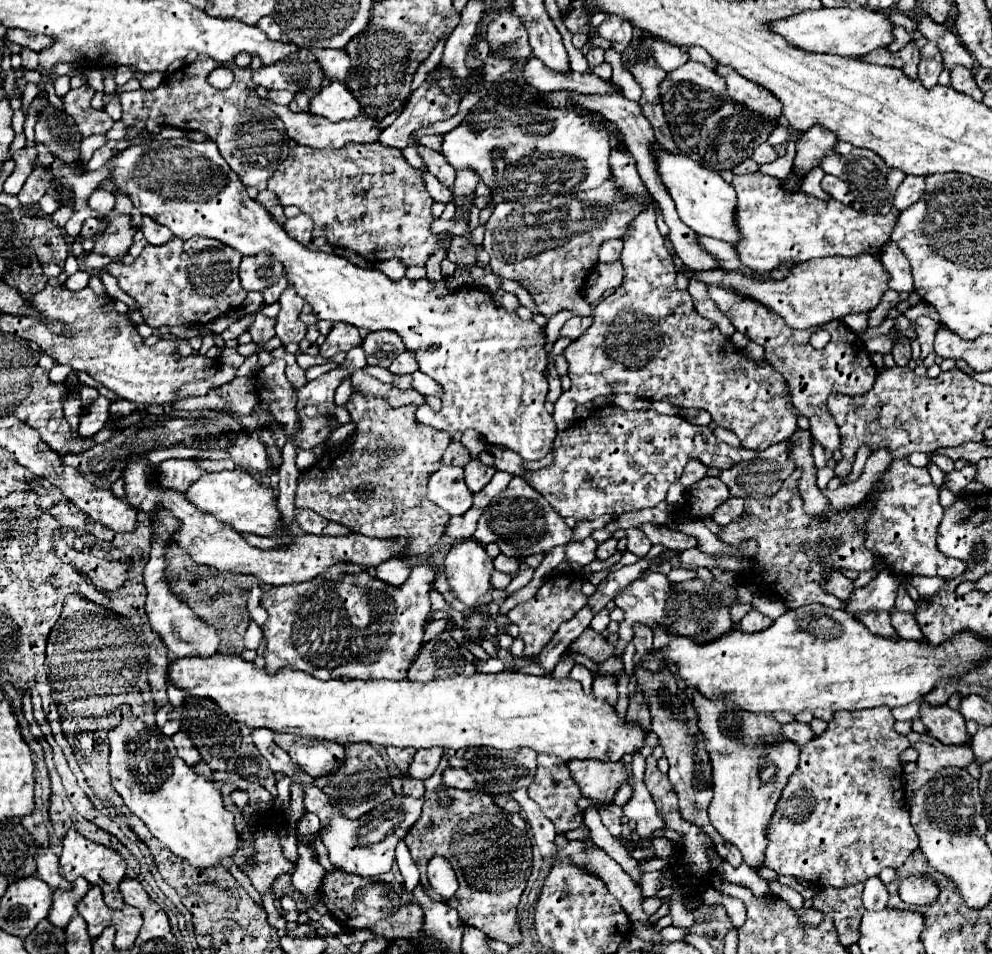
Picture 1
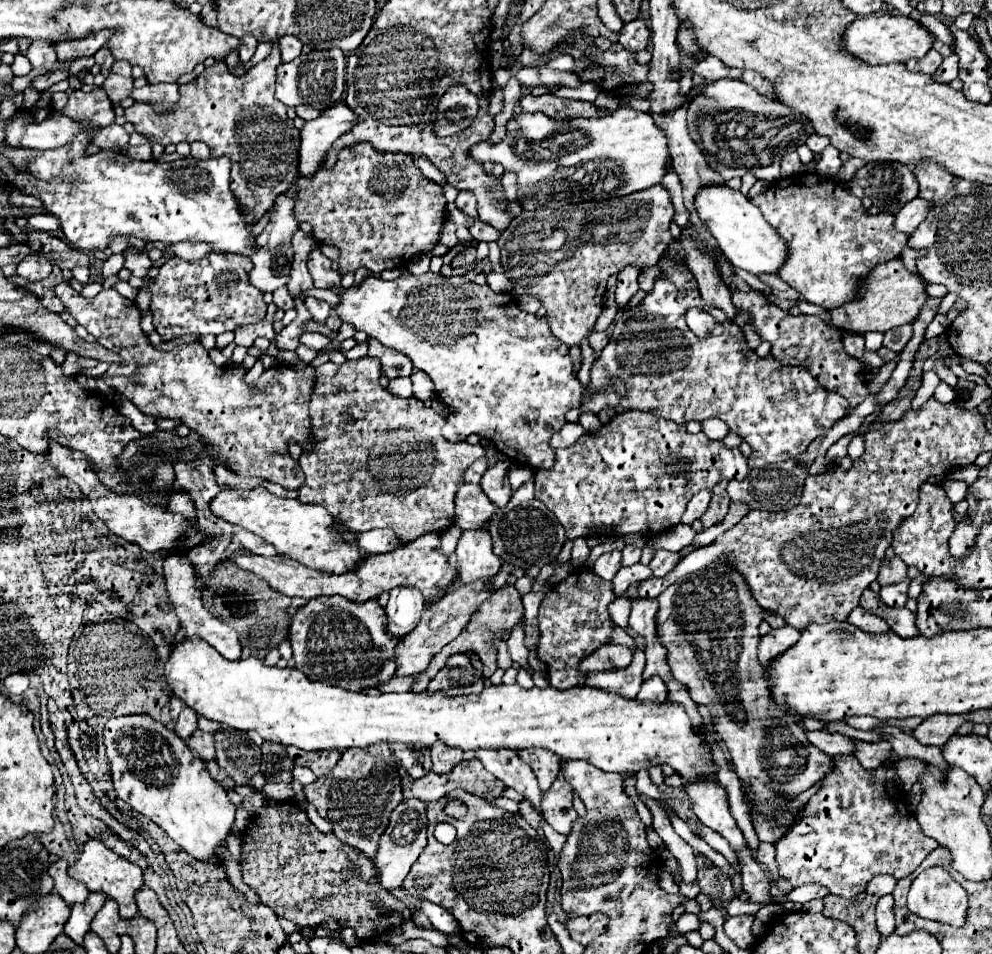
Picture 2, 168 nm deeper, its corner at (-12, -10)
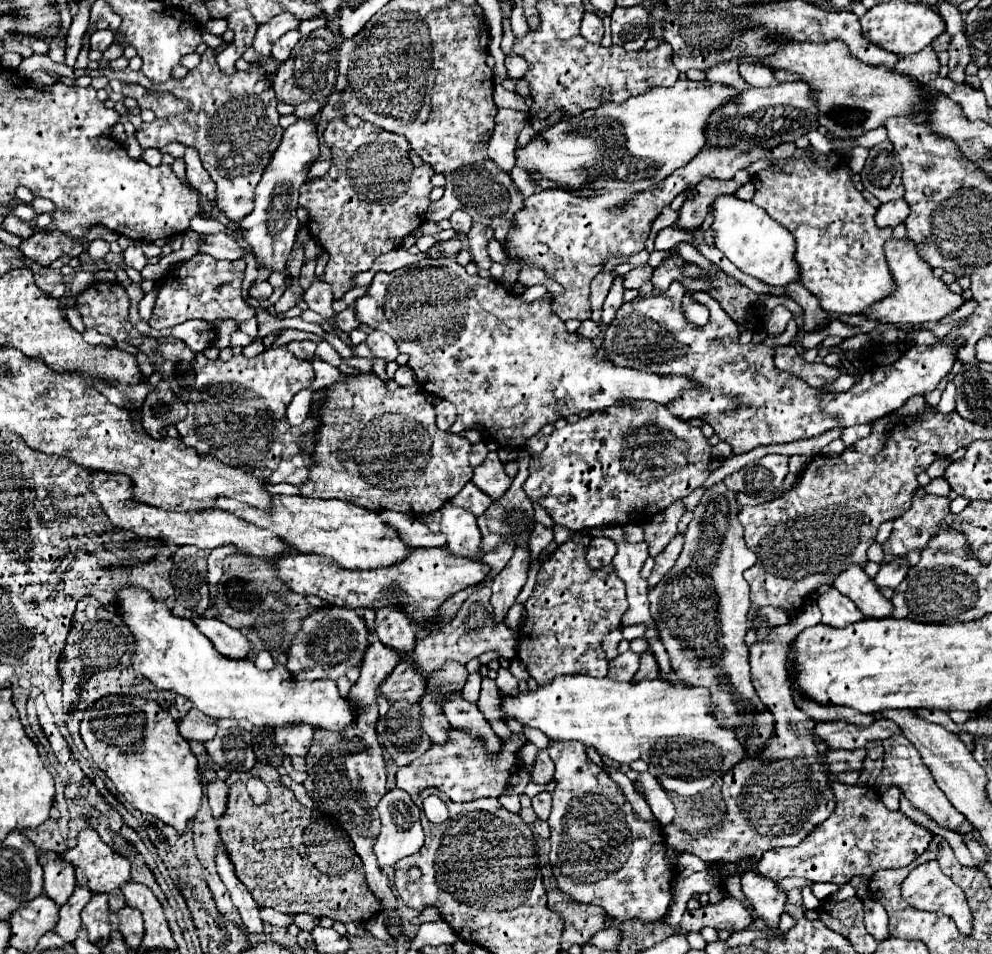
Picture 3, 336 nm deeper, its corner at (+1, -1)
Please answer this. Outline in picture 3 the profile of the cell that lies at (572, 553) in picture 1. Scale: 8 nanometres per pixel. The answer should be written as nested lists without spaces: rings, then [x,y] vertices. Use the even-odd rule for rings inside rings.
[[[594,537],[590,547],[588,547],[588,563],[594,567],[594,569],[600,569],[600,567],[606,567],[612,563],[616,555],[616,543],[606,539],[606,537]]]

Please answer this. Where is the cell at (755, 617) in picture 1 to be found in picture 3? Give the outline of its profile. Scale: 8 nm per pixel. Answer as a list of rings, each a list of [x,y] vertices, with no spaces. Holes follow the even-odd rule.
[[[812,597],[802,609],[798,621],[776,627],[774,633],[770,633],[770,641],[760,641],[750,647],[752,685],[766,709],[774,715],[774,733],[764,743],[760,755],[746,757],[722,777],[722,799],[726,801],[726,819],[722,823],[696,835],[686,833],[674,823],[664,827],[666,843],[676,853],[692,853],[710,865],[740,863],[756,851],[800,845],[822,821],[832,815],[836,799],[828,781],[828,761],[824,763],[822,759],[830,747],[814,735],[816,721],[794,705],[790,679],[784,667],[786,645],[790,639],[796,639],[796,635],[804,629],[818,625],[820,617],[822,613]]]

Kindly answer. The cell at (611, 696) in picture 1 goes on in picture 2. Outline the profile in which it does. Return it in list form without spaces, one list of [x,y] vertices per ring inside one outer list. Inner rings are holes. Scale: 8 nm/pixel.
[[[635,646],[633,662],[627,668],[615,672],[591,672],[585,678],[585,686],[597,686],[603,692],[613,692],[623,698],[635,698],[635,694],[643,684],[641,678],[643,662],[645,662],[645,654],[639,646]]]

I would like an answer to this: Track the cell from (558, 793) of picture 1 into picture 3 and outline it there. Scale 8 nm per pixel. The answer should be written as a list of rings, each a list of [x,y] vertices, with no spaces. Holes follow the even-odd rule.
[[[544,791],[544,793],[538,793],[534,799],[532,799],[532,807],[538,815],[538,819],[548,819],[550,815],[550,809],[552,809],[552,793],[550,791]]]

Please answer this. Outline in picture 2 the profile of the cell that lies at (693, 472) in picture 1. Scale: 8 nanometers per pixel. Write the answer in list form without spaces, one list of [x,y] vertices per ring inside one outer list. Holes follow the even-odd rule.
[[[699,490],[699,492],[691,498],[691,502],[687,504],[687,512],[683,514],[683,520],[681,520],[681,522],[691,524],[693,520],[701,518],[703,512],[707,510],[709,502],[711,502],[711,490]]]

